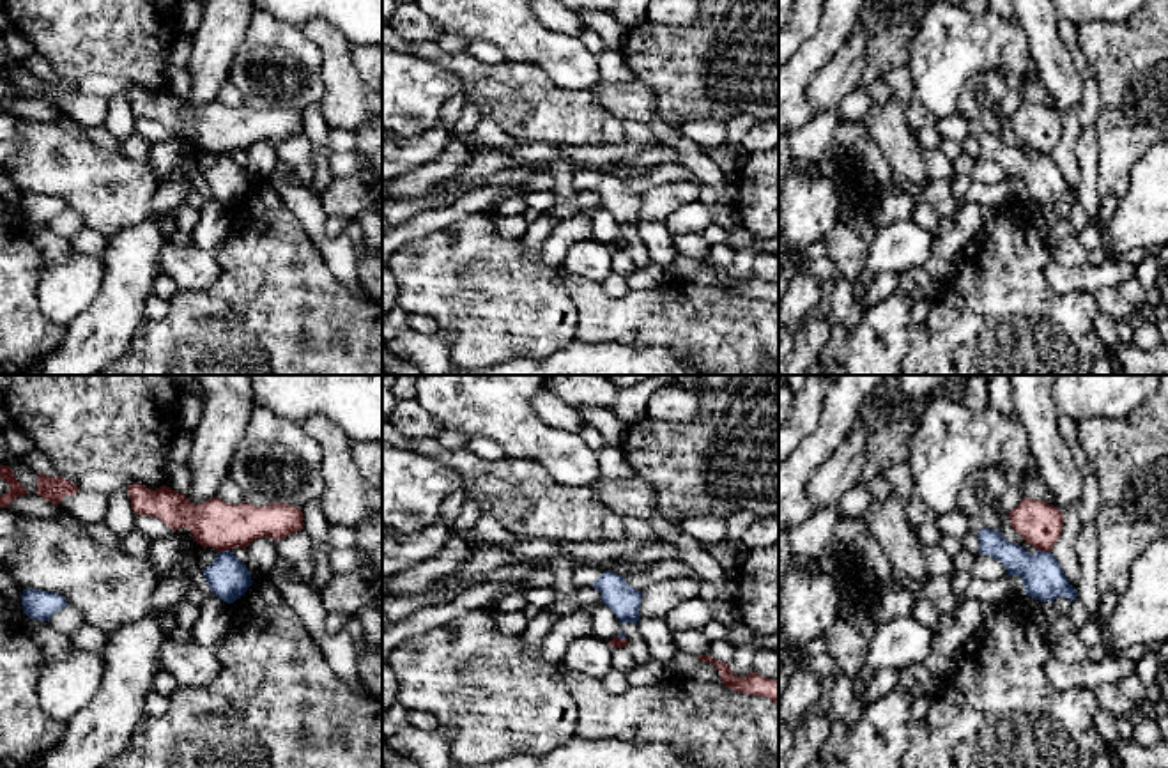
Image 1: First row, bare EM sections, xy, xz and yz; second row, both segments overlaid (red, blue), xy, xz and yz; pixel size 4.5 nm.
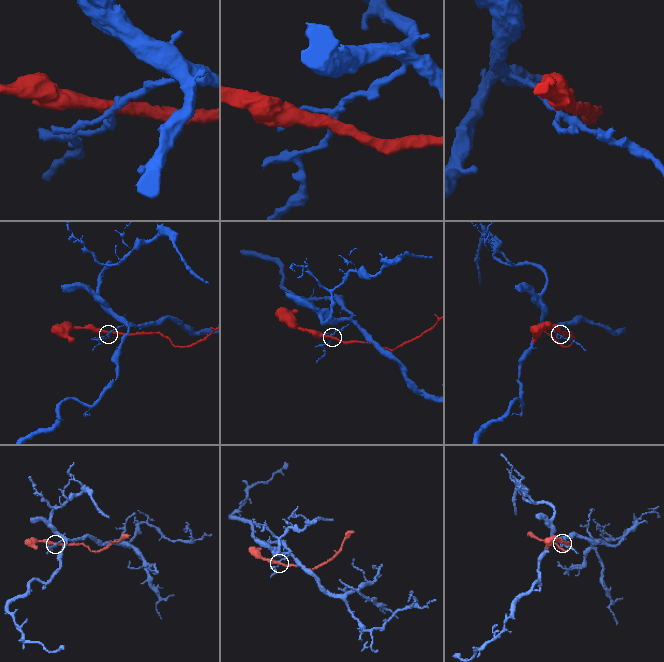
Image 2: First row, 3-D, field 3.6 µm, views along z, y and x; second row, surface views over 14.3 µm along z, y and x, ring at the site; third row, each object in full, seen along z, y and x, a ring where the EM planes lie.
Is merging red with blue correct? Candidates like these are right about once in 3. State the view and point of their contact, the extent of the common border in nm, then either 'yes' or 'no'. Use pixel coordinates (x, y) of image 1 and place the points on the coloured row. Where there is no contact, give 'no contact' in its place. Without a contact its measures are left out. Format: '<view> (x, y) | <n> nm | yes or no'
yz (1045, 551) | 70 nm | no

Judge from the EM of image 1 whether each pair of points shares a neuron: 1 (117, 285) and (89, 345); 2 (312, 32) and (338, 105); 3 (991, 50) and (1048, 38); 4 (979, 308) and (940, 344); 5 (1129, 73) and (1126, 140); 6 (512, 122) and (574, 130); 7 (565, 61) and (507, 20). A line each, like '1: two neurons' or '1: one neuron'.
1: one neuron
2: one neuron
3: two neurons
4: one neuron
5: one neuron
6: one neuron
7: one neuron

